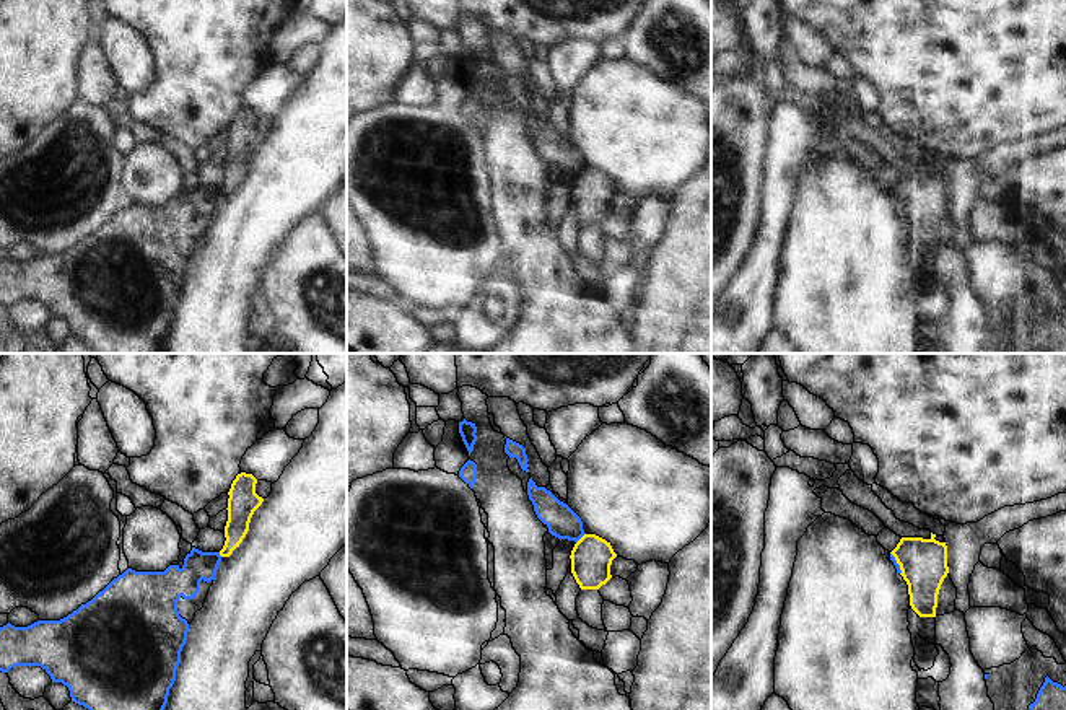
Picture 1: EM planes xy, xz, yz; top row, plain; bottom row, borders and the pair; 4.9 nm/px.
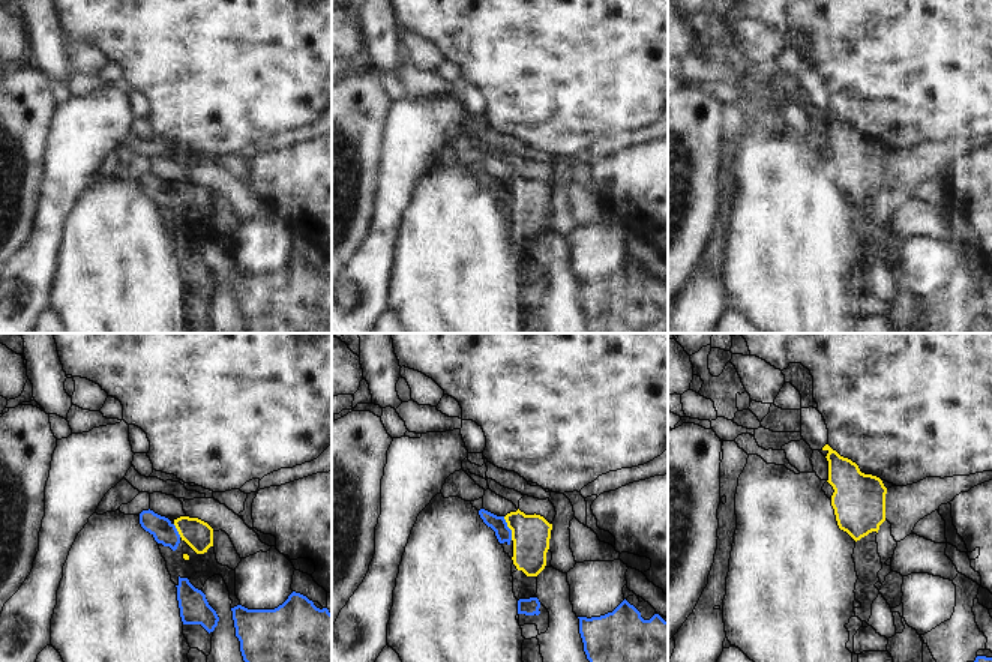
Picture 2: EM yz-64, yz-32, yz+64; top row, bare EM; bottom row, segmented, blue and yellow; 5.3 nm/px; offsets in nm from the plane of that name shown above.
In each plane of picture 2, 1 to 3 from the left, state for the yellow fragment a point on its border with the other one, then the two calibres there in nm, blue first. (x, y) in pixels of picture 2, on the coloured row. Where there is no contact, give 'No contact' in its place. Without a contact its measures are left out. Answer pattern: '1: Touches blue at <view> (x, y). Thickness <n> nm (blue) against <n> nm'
1: Touches blue at yz-64 (176, 530). Thickness 120 nm (blue) against 160 nm
2: Touches blue at yz-32 (509, 529). Thickness 90 nm (blue) against 200 nm
3: No contact

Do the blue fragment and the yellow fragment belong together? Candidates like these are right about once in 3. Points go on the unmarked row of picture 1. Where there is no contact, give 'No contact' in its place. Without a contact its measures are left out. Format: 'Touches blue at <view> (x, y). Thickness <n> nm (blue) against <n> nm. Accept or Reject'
Touches blue at xz (581, 171). Thickness 160 nm (blue) against 200 nm. Reject

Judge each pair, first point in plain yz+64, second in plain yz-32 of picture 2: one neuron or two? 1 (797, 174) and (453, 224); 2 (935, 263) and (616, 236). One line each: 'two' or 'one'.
1: one
2: one

